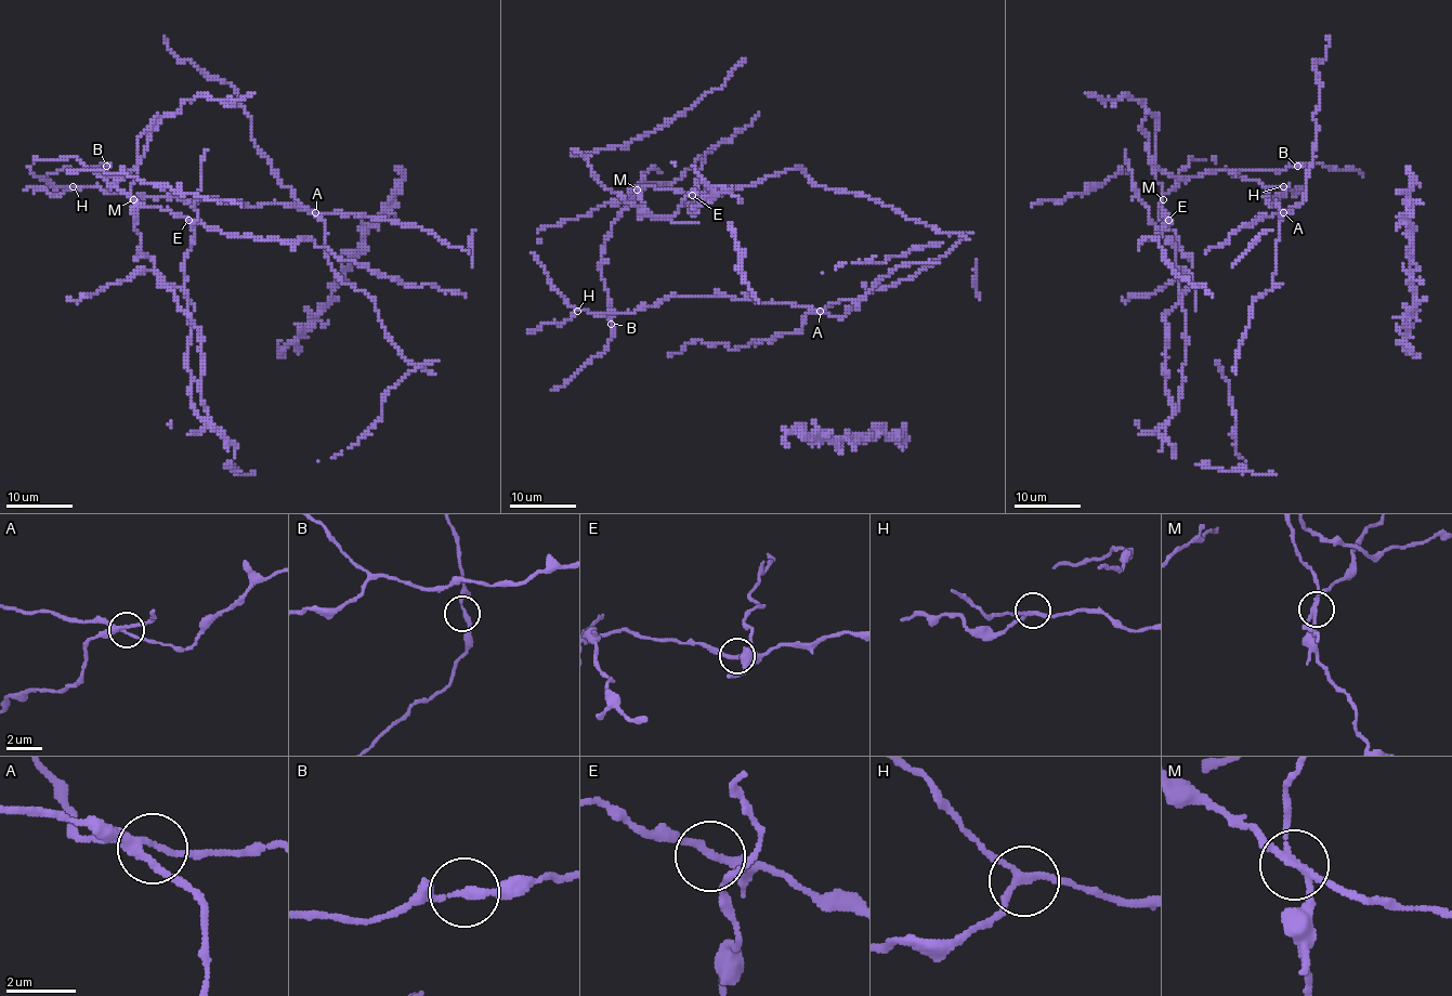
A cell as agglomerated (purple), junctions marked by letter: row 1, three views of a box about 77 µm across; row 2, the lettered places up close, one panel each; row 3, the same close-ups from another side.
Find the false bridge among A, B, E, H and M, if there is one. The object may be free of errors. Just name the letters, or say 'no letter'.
M

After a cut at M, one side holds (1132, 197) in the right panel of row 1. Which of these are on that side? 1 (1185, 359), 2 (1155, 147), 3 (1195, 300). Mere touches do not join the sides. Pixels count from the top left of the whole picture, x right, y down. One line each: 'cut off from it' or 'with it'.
1: with it
2: cut off from it
3: with it

